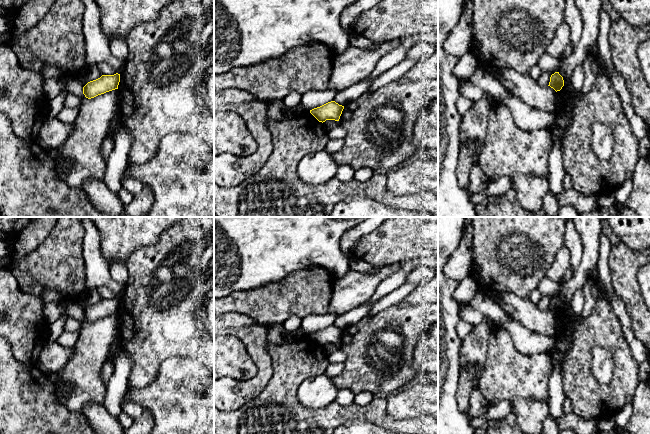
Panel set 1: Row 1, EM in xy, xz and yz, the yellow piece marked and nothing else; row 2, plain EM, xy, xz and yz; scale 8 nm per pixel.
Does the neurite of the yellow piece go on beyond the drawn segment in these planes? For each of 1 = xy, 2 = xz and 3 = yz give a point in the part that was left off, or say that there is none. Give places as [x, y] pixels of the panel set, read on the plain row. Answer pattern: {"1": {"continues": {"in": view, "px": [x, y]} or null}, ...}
{"1": {"continues": null}, "2": {"continues": null}, "3": {"continues": null}}

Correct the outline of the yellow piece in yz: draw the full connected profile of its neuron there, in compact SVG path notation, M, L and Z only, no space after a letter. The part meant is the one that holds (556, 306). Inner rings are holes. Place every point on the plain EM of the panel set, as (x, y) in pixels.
M555 296L551 299L548 310L553 312L556 316L562 313L562 311L564 310L564 304L563 301L559 298L559 296Z

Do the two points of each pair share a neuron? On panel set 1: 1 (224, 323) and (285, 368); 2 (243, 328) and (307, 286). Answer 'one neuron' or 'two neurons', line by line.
1: two neurons
2: two neurons

